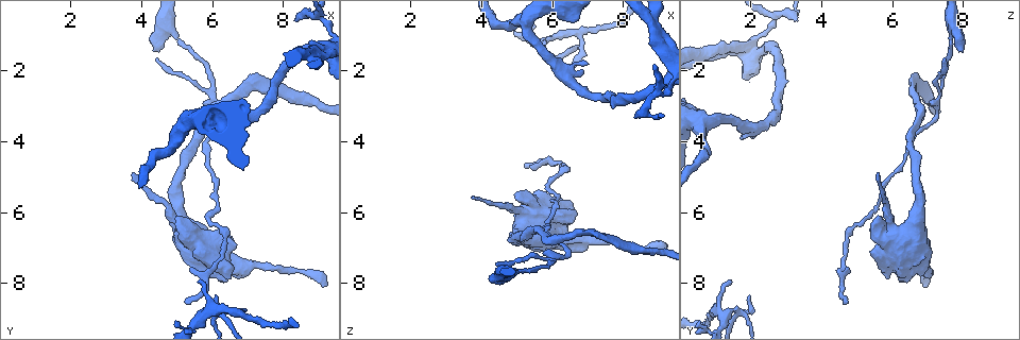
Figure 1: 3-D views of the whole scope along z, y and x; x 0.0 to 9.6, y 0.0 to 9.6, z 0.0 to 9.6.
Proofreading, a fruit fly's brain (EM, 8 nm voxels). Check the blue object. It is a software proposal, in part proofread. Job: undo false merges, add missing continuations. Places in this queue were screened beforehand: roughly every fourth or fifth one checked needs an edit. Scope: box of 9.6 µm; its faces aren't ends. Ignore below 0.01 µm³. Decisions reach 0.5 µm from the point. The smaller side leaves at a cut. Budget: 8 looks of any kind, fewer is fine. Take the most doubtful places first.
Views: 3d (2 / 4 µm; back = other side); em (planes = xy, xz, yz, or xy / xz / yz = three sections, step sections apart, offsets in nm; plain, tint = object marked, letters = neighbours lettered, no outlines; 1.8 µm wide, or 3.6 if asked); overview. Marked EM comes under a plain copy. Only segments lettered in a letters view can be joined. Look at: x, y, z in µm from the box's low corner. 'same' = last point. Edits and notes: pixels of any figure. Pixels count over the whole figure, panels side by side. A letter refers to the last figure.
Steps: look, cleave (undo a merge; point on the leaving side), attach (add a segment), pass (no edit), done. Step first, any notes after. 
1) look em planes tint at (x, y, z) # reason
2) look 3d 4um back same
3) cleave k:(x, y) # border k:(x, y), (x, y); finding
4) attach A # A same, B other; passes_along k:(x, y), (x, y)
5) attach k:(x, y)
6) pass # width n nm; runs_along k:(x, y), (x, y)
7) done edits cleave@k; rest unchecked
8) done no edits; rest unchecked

look 3d 2um at (6.95, 3.80, 1.80) # branch stops here

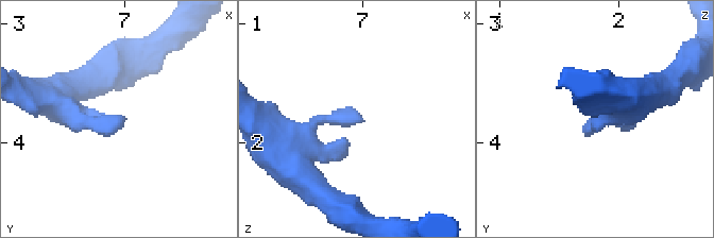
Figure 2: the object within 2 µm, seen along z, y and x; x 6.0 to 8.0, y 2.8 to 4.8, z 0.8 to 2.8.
look em xz step 16 tint at (7.00, 3.80, 1.76) # now the EM

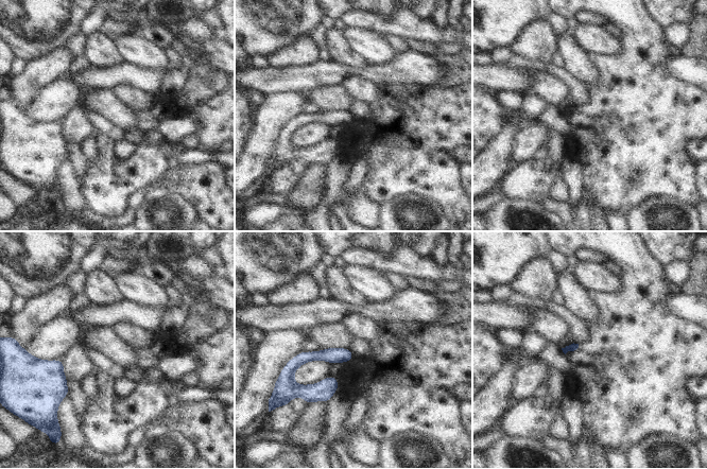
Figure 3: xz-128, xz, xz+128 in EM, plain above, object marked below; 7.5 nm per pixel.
look em planes letters same # another direction

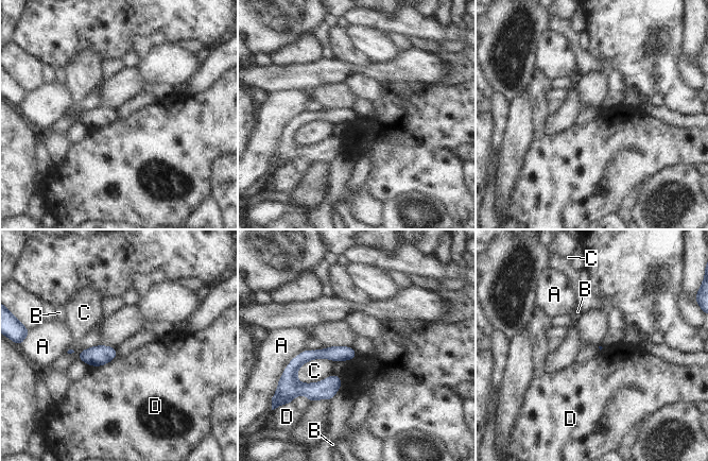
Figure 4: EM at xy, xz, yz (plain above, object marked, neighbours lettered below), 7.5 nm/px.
pass # A other, B other, C other, D other; runs_along 4:(354, 354), (311, 354), (295, 364); no lettered segment goes on from it

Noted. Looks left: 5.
look em yz step 8 letters at (4.40, 1.70, 7.50) # branch stops here

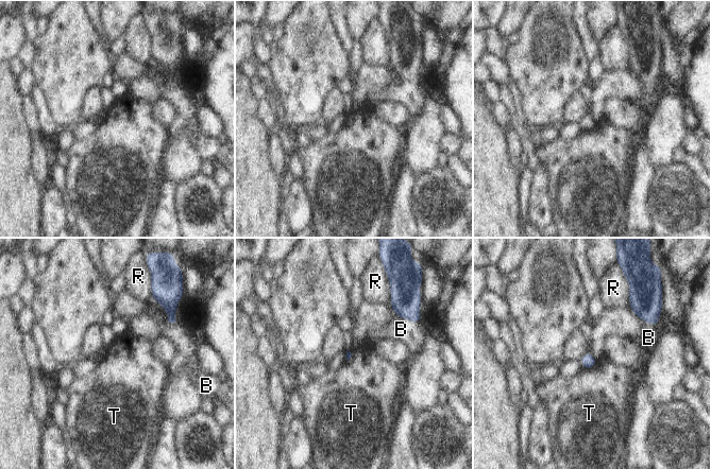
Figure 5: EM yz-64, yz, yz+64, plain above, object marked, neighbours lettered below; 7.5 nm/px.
look em planes letters same

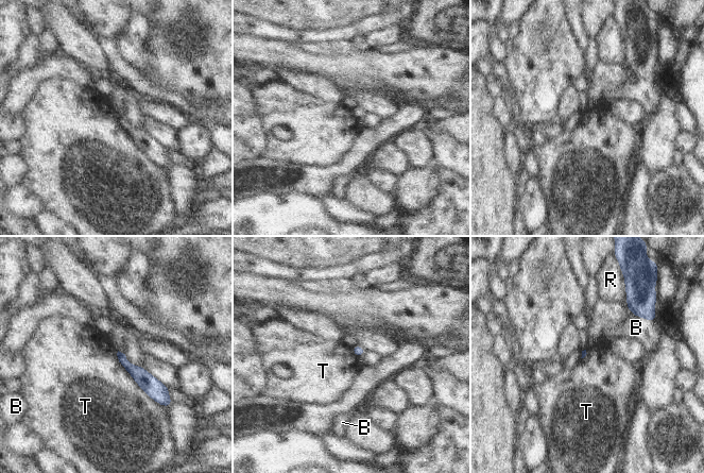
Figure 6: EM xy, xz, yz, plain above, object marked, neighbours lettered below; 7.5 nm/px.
attach B # B same, R other, T other; passes_along 6:(640, 292), (642, 317), (636, 327); the neuron continues

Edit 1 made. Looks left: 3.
look 3d 4um at (3.85, 4.90, 5.60) # free end

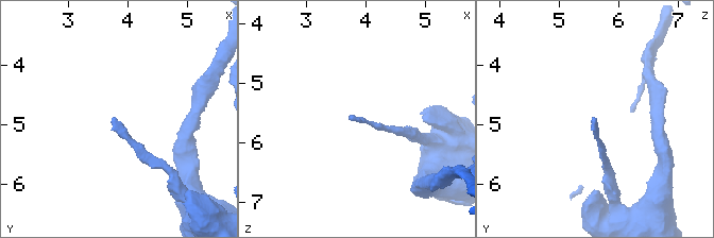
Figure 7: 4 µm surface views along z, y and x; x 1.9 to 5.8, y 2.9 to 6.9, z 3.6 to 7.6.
look em yz step 16 letters at (3.75, 4.85, 5.55) # now the EM

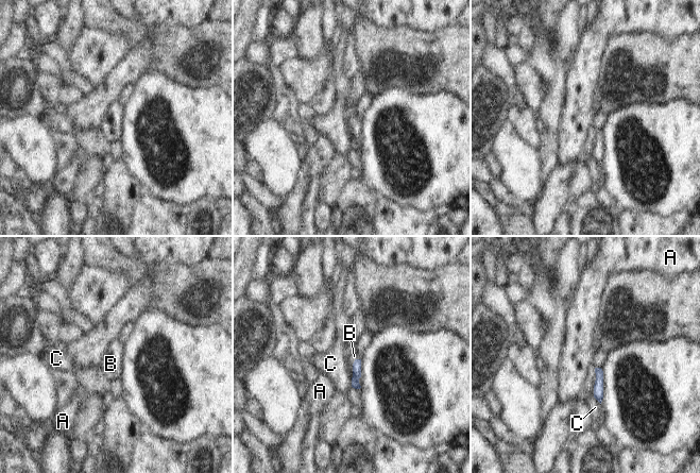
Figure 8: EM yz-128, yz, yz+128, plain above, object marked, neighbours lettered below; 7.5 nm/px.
look em planes letters same

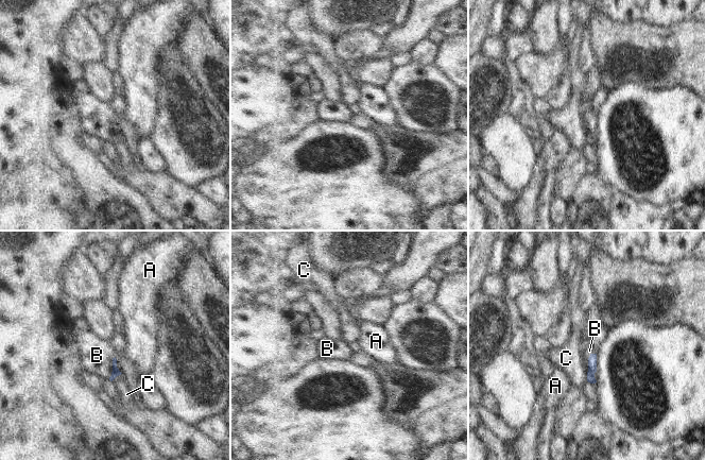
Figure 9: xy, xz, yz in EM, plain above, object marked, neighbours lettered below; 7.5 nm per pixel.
attach B # A other, B same, C other; passes_along 9:(592, 358), (588, 361), (589, 351); the neuron continues

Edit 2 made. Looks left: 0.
done edits attach@6, attach@9; rest unchecked

